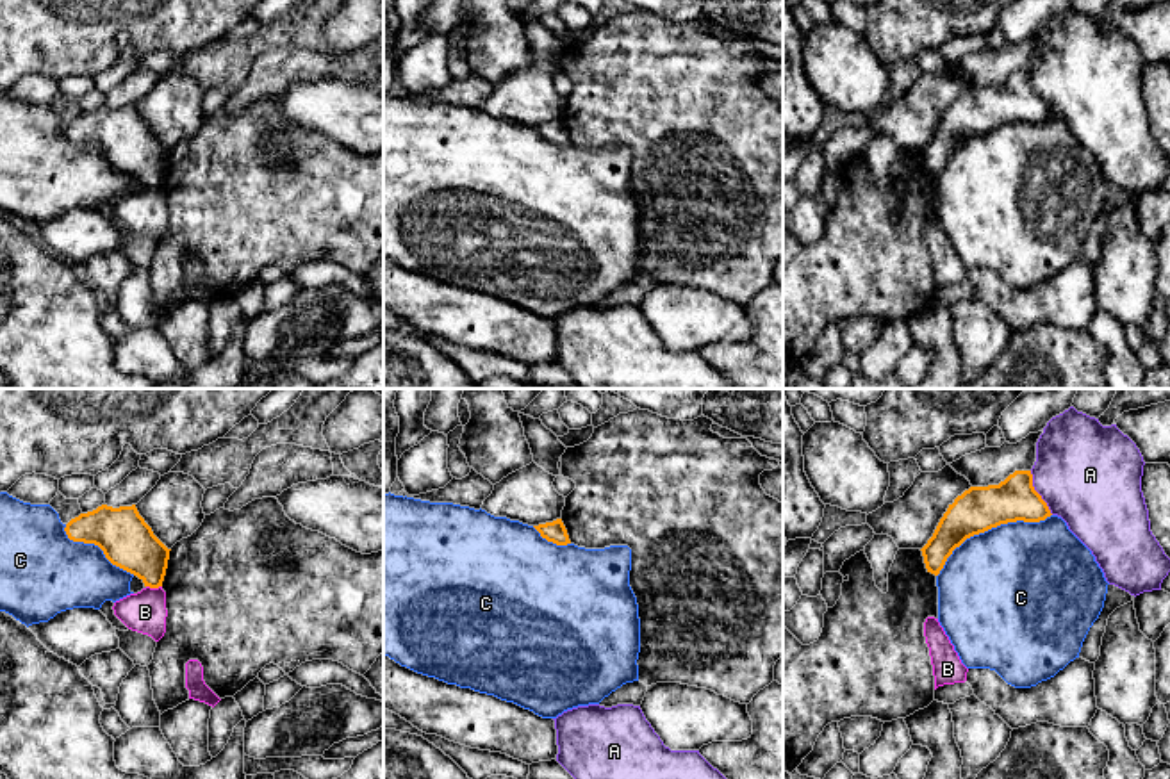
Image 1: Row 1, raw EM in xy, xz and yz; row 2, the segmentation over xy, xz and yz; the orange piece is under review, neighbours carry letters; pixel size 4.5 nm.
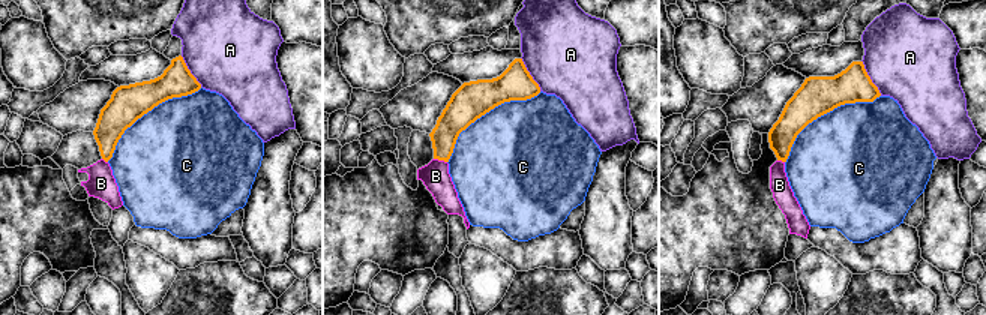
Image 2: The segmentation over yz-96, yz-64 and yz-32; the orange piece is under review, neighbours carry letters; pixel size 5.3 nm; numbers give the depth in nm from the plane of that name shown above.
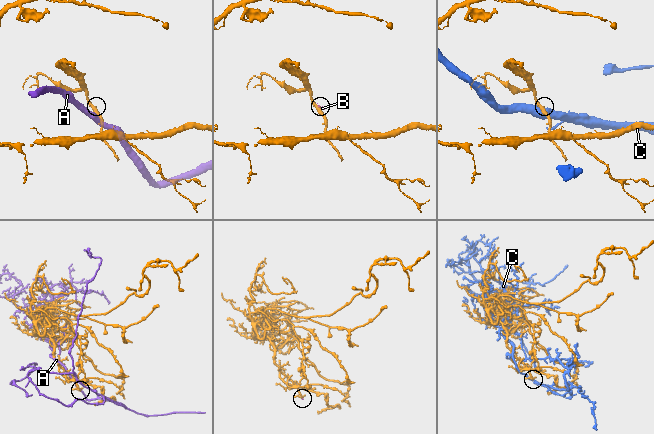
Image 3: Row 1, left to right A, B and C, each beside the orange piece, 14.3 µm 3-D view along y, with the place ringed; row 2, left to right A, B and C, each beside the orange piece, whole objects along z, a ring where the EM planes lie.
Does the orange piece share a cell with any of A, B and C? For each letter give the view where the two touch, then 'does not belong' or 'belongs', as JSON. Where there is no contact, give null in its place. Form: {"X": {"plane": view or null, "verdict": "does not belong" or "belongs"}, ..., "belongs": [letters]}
{"A": {"plane": "yz", "verdict": "does not belong"}, "B": {"plane": "xy", "verdict": "does not belong"}, "C": {"plane": "yz", "verdict": "does not belong"}, "belongs": []}

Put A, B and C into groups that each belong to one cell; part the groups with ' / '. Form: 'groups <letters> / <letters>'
groups A / B / C

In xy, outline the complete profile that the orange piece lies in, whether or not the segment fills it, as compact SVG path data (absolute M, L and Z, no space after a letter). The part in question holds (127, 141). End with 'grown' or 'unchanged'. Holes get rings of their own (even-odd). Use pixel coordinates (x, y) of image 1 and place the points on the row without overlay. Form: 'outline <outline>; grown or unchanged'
outline M102 105L71 119L64 132L73 143L98 146L112 166L137 176L144 187L162 187L171 150L153 135L136 105Z; unchanged

